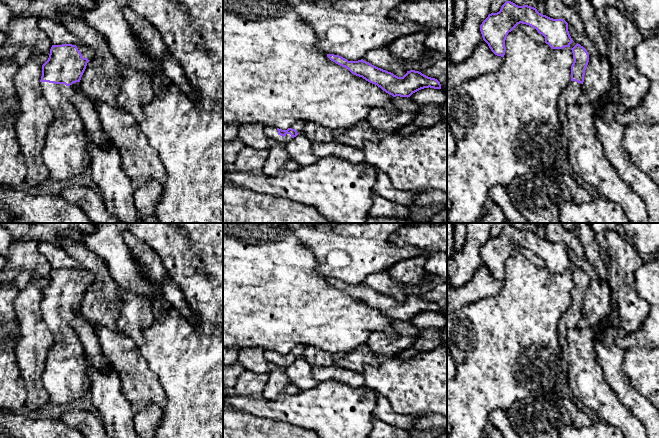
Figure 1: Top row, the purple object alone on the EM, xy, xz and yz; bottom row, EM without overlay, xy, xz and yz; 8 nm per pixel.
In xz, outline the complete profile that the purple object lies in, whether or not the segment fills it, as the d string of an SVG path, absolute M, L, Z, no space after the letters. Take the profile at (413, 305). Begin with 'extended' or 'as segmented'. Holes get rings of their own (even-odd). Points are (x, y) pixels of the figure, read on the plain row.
as segmented; M327 278L327 281L336 288L347 292L352 298L362 301L366 305L377 309L393 321L410 321L413 317L424 313L441 313L440 306L422 298L419 295L410 294L403 301L398 301L391 296L378 292L363 283L348 285L347 283L334 278Z

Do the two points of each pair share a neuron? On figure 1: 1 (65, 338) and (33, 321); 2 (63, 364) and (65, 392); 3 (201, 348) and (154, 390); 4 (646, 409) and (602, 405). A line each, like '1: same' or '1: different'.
1: different
2: same
3: different
4: different

